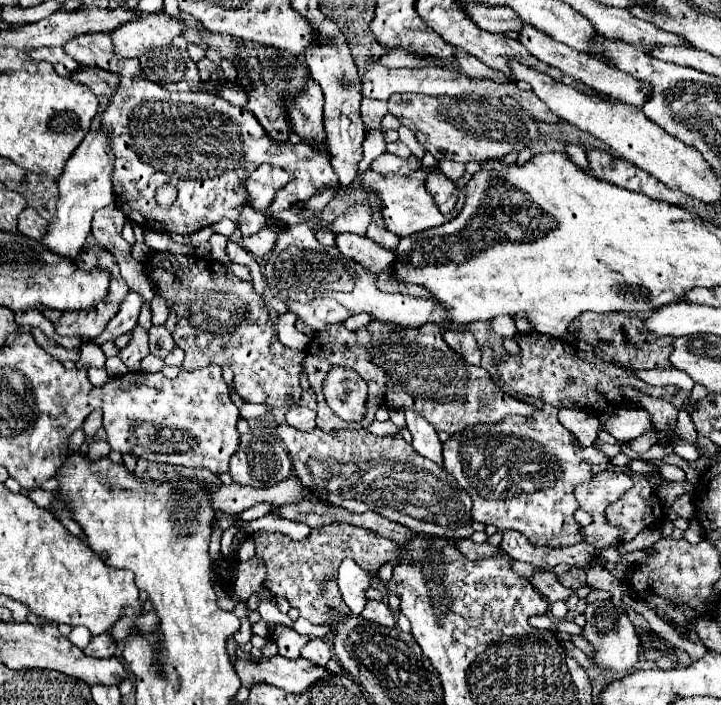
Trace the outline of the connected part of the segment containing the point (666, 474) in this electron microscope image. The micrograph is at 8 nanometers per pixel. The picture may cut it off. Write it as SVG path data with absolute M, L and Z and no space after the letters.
M666 463L659 464L658 471L660 475L667 480L675 482L681 482L685 480L684 471L675 465Z

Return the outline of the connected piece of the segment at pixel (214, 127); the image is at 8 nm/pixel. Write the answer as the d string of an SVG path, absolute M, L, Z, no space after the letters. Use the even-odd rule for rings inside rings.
M119 75L119 85L117 85L115 91L111 93L109 105L107 105L107 109L105 109L101 121L103 121L105 127L111 127L111 135L113 135L111 139L115 139L115 143L113 143L113 153L115 153L115 169L113 169L115 203L117 203L119 209L127 215L127 219L131 219L131 221L143 225L145 229L163 231L163 233L177 233L177 235L191 235L191 233L195 233L195 231L199 231L199 229L203 229L203 227L207 227L207 225L219 223L221 219L231 219L233 223L239 223L241 211L243 211L245 207L249 207L249 203L251 203L249 193L247 193L247 189L245 189L245 179L255 171L255 167L259 167L259 165L263 165L263 163L281 167L281 169L285 169L287 173L291 173L291 177L293 177L287 185L283 185L283 187L277 191L275 199L273 199L271 205L269 205L269 215L275 215L275 213L279 213L279 211L283 211L283 209L289 209L289 207L295 205L297 201L309 199L309 197L313 197L315 193L325 191L325 189L333 189L337 195L341 195L341 193L345 191L345 189L341 187L341 183L339 183L339 177L335 175L333 165L331 165L331 155L327 155L325 151L315 151L313 147L309 147L309 145L305 145L305 143L293 145L291 141L273 141L273 139L267 135L267 131L261 127L261 123L257 121L257 117L255 117L251 111L241 109L241 107L237 107L237 105L231 105L229 101L225 101L223 97L219 97L219 95L215 95L215 93L201 93L201 91L197 91L197 93L193 93L193 91L187 91L187 93L171 93L171 91L167 91L167 89L159 87L159 85L155 85L153 81L145 79L143 75L137 75L137 77L131 77L131 79ZM163 183L171 183L171 185L175 185L175 187L179 189L177 201L175 201L175 205L173 205L169 211L159 209L159 207L155 205L155 199L153 199L155 189L157 189L159 185L163 185Z

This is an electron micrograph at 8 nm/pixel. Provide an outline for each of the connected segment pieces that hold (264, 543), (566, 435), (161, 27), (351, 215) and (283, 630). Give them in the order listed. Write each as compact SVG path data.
M333 523L333 525L311 529L311 535L301 541L293 541L283 533L257 531L255 541L257 541L257 555L263 557L267 565L265 587L273 595L285 597L291 603L291 607L299 609L301 617L317 625L329 623L333 613L341 613L341 615L349 613L347 605L339 595L337 581L335 581L337 569L343 559L351 557L357 561L359 567L375 573L383 563L395 561L397 555L395 541L389 541L373 531L355 525L345 525L345 523Z
M543 405L543 409L535 411L535 415L527 419L509 415L499 423L475 425L463 429L461 433L451 435L443 443L443 467L451 471L451 475L455 475L457 483L473 499L471 515L475 521L481 521L485 525L495 525L499 531L509 531L509 529L521 531L531 543L545 547L563 547L581 541L579 525L573 519L573 513L577 511L573 489L577 487L577 483L585 481L585 475L595 475L597 471L615 469L611 459L601 449L579 447L575 435L557 421L557 407L553 405Z
M155 13L117 27L111 31L111 39L117 55L141 57L153 47L171 43L175 37L183 35L183 31L185 23L181 19L169 17L167 13Z
M363 201L363 203L353 205L353 207L347 211L347 215L337 217L331 225L331 230L334 234L347 232L365 235L369 223L371 223L369 205Z
M277 625L277 627L275 627L275 641L277 641L279 653L281 653L283 657L295 659L295 657L299 657L301 647L303 647L309 639L305 639L303 635L299 635L295 629Z

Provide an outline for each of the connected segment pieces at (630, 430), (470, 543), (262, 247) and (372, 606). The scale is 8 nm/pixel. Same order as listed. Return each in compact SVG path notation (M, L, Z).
M639 405L635 407L621 407L617 415L613 415L605 429L617 439L617 441L629 441L637 439L639 435L647 433L651 429L651 413Z
M455 539L457 547L463 551L463 555L467 555L467 559L483 559L483 557L491 557L495 555L497 547L489 545L489 543L483 543L483 545L477 545L473 539Z
M263 227L257 235L251 235L251 237L243 239L243 247L255 257L265 257L273 249L275 241L277 241L277 235L271 229Z
M367 601L367 605L365 605L361 615L365 619L381 623L385 627L393 627L395 625L395 615L393 615L393 611L389 609L389 605L385 601Z

